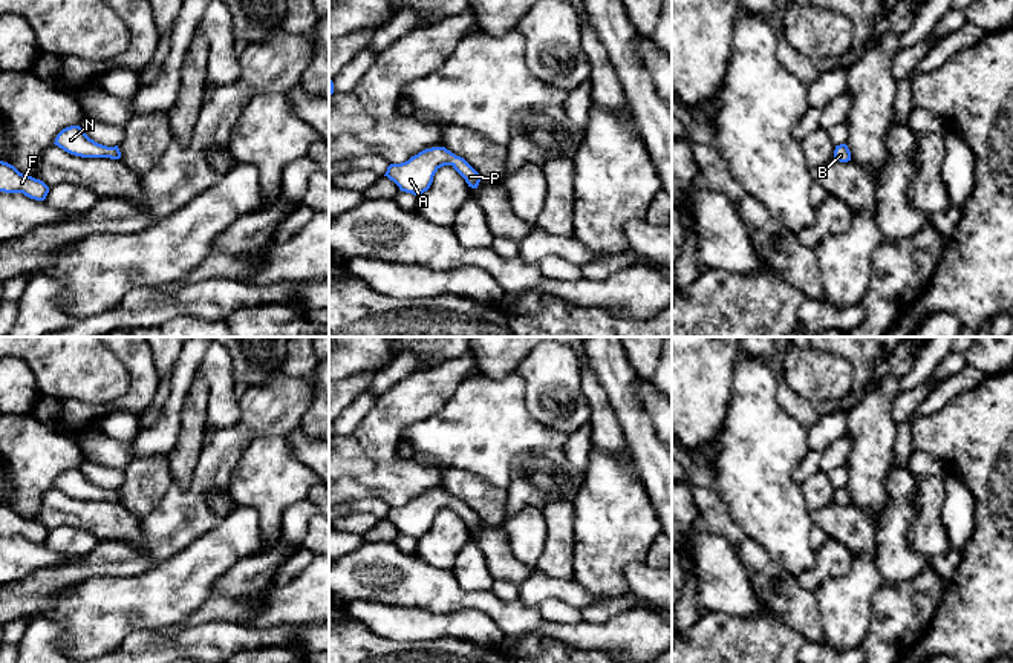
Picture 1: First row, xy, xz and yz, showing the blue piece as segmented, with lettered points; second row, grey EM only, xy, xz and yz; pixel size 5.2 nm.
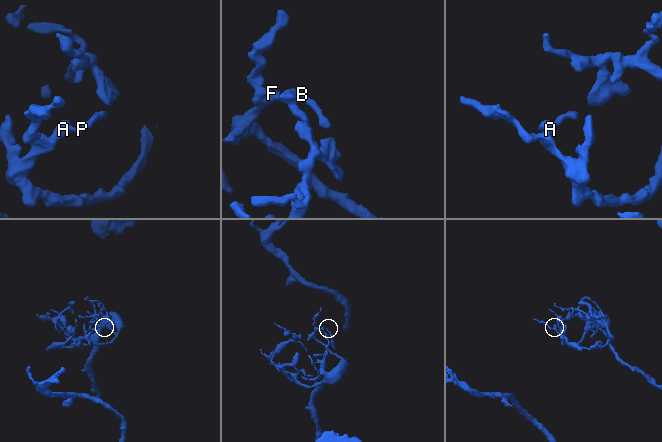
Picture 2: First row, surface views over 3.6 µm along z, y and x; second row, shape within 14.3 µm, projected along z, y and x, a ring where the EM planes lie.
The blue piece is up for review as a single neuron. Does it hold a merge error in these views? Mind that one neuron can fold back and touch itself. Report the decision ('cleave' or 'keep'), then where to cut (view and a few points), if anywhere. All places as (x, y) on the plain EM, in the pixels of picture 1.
keep | no cut

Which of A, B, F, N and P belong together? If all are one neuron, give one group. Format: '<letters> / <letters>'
A B F N P

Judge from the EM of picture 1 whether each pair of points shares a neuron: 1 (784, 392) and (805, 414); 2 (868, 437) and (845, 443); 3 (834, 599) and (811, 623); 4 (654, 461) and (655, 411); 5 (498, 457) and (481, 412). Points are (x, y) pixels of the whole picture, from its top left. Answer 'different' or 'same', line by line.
1: same
2: different
3: different
4: different
5: same

